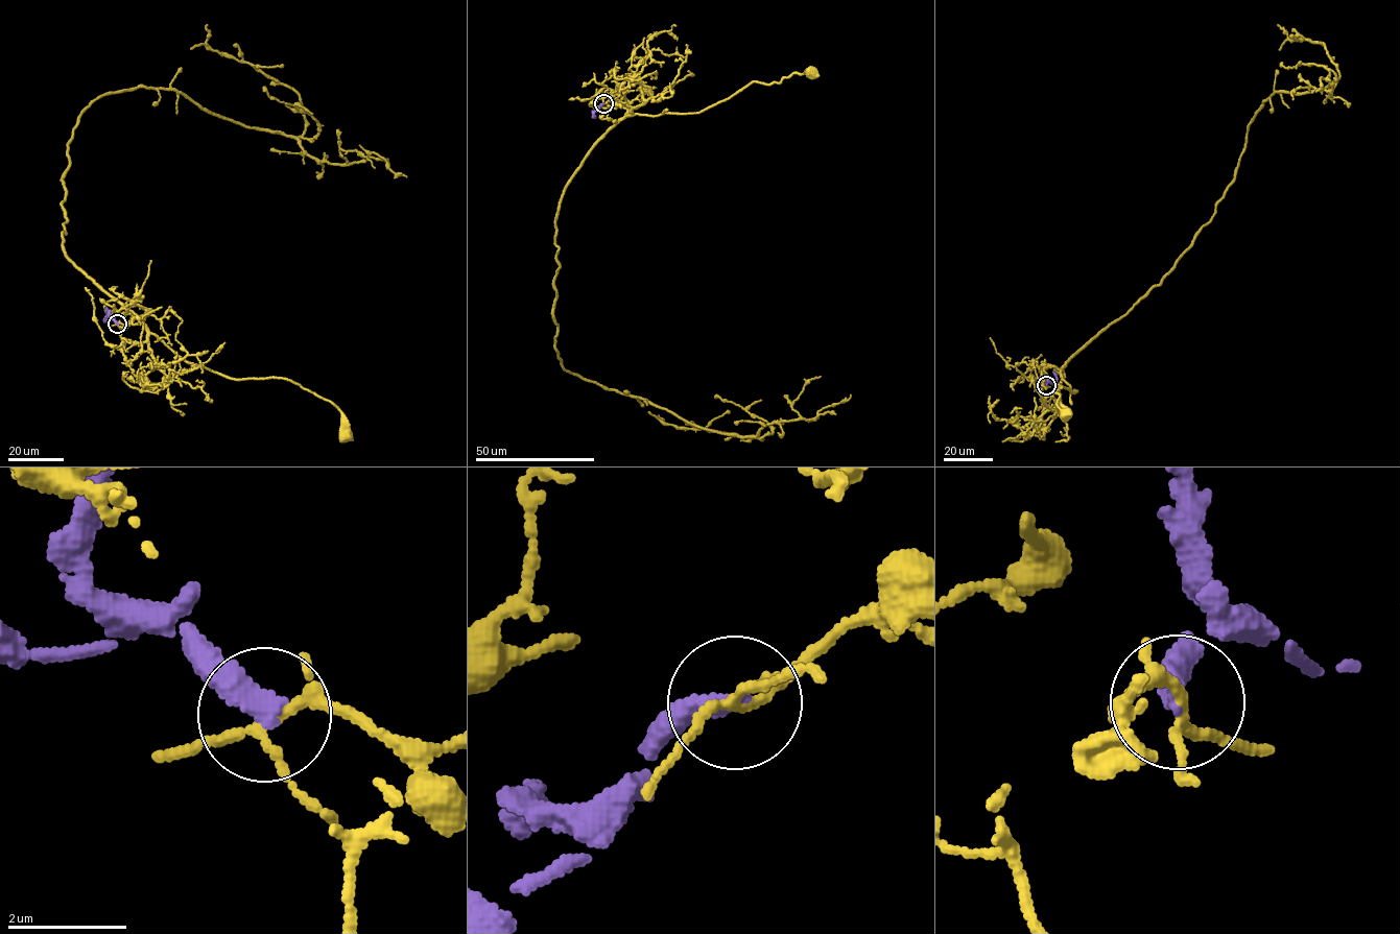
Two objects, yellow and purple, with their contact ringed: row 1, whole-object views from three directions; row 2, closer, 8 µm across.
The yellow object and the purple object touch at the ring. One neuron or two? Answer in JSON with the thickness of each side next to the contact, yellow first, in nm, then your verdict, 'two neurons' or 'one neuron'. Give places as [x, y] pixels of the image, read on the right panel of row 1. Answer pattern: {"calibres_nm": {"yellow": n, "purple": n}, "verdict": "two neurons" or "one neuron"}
{"calibres_nm": {"yellow": 150, "purple": 380}, "verdict": "two neurons"}

